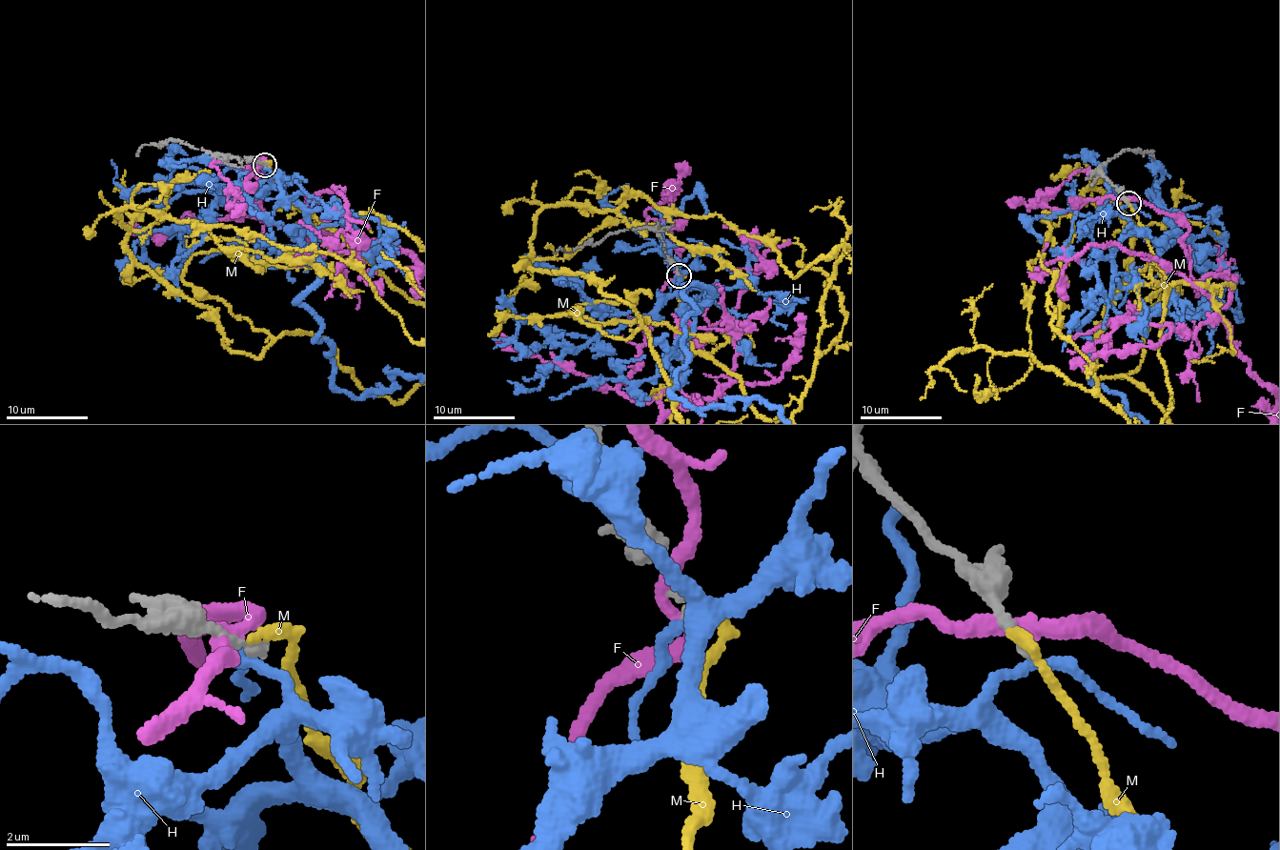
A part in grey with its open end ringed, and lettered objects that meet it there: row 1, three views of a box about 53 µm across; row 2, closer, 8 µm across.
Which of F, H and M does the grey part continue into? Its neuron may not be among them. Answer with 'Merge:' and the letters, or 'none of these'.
Merge: none of these

